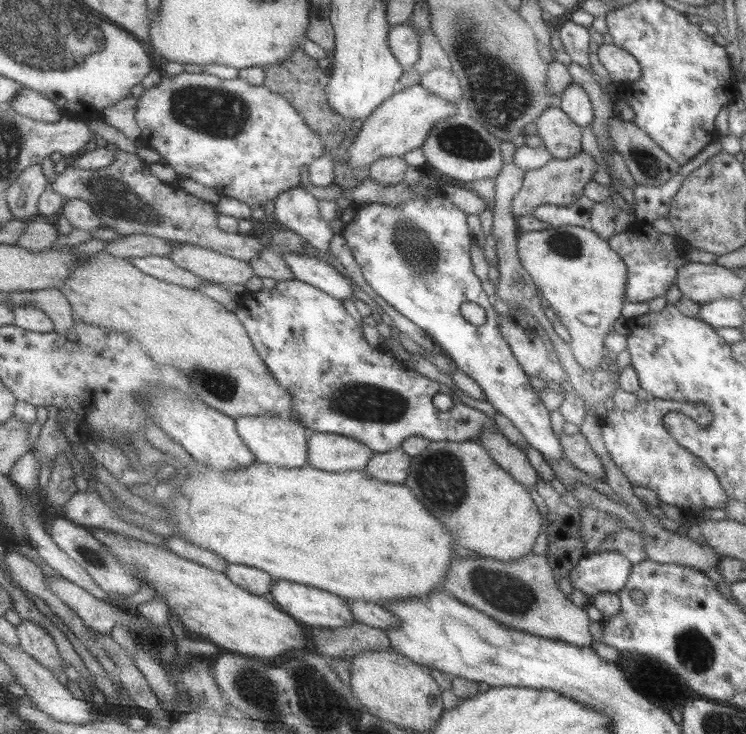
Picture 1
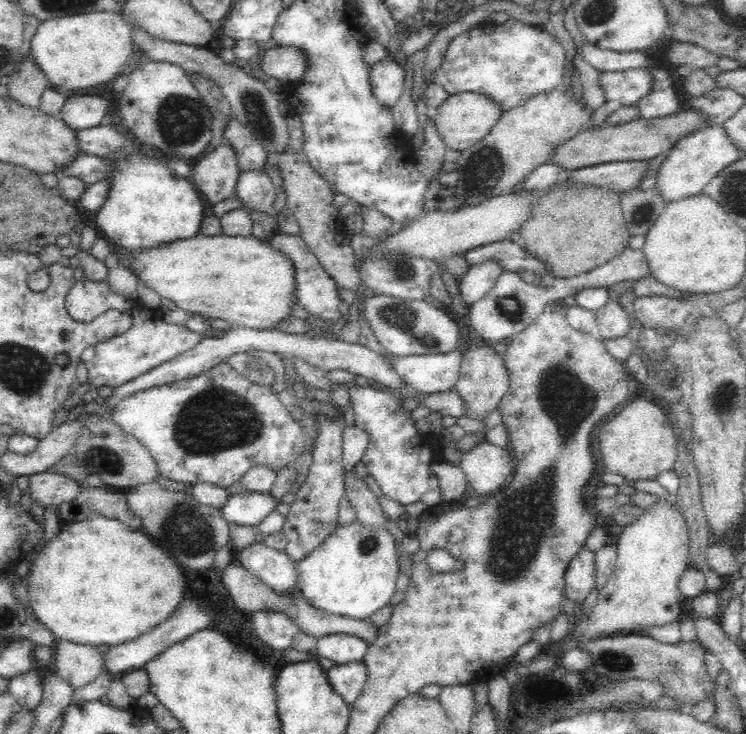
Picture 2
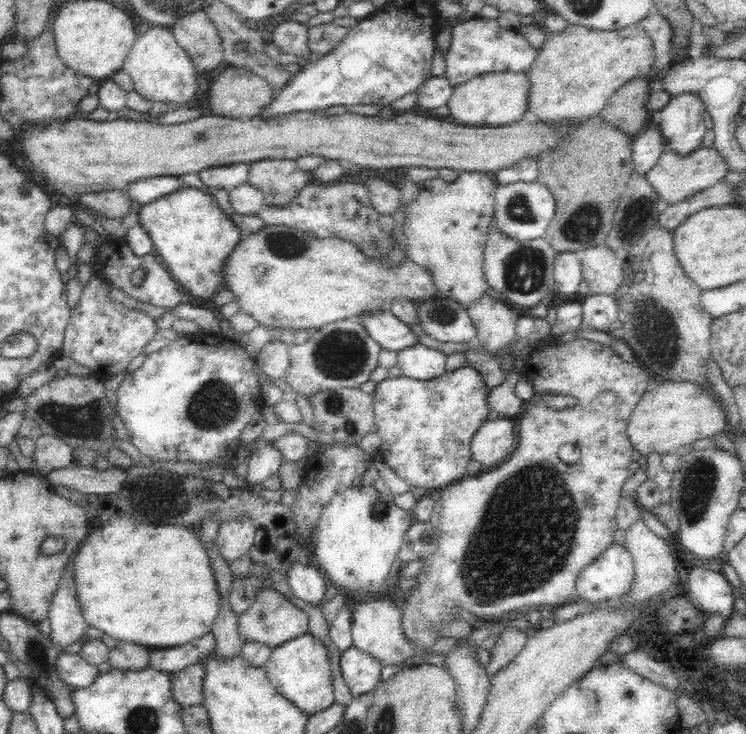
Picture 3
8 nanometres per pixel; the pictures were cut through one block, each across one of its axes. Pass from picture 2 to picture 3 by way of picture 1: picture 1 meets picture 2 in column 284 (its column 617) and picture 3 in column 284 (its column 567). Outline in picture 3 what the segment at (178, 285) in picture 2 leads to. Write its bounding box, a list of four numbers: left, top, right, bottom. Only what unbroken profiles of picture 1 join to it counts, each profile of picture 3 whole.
[221,225,438,331]

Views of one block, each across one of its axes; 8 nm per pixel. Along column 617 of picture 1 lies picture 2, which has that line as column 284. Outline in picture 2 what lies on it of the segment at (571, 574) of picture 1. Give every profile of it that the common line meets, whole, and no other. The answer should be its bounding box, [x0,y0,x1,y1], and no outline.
[235,543,296,592]

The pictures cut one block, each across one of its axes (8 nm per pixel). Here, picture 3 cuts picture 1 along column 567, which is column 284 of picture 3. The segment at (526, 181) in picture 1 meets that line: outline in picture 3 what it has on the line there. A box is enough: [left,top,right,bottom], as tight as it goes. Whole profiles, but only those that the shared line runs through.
[247,159,310,205]

